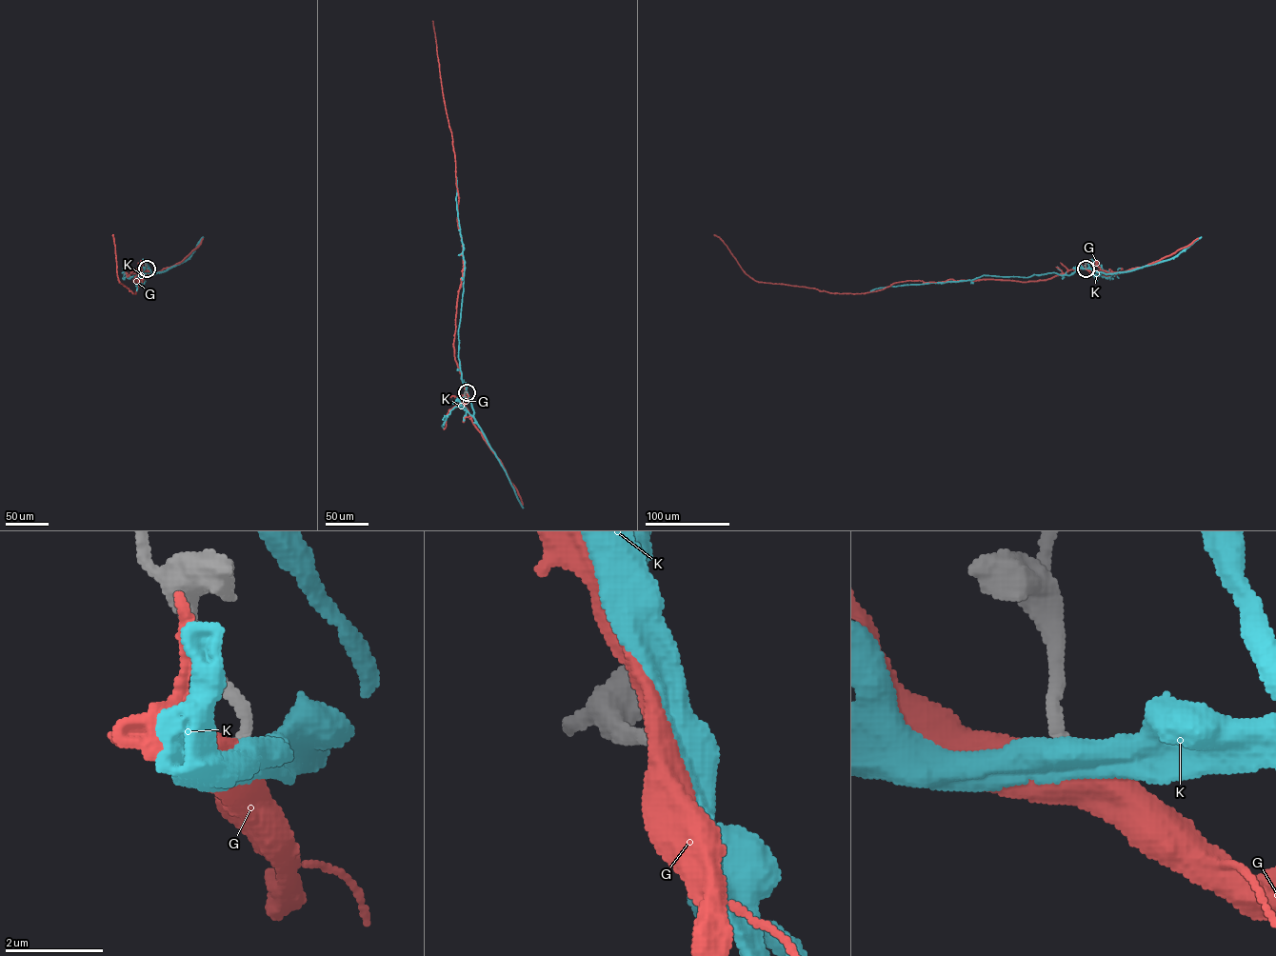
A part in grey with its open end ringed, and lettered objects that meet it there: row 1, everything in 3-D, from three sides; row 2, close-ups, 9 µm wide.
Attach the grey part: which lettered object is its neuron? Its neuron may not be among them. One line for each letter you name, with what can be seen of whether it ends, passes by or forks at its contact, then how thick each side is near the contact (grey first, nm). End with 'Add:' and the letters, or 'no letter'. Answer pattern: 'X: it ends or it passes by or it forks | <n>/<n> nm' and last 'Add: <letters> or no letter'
Add: no letter

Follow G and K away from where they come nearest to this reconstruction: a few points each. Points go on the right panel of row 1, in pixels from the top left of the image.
G: (1086, 268), (1068, 269), (1045, 280), (908, 280), (864, 293), (831, 293), (755, 281), (714, 234)
K: (1086, 268), (1078, 268), (1069, 275), (1051, 272), (1027, 277), (982, 275), (971, 280), (890, 286), (870, 290)

